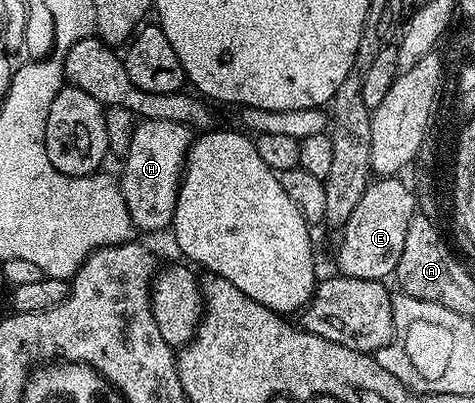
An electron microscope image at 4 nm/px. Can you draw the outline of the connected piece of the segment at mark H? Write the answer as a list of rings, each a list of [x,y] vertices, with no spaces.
[[[141,120],[134,127],[129,153],[123,157],[125,169],[119,172],[121,193],[127,202],[134,229],[161,232],[172,225],[185,160],[189,157],[189,145],[194,139],[194,133],[179,122]]]

